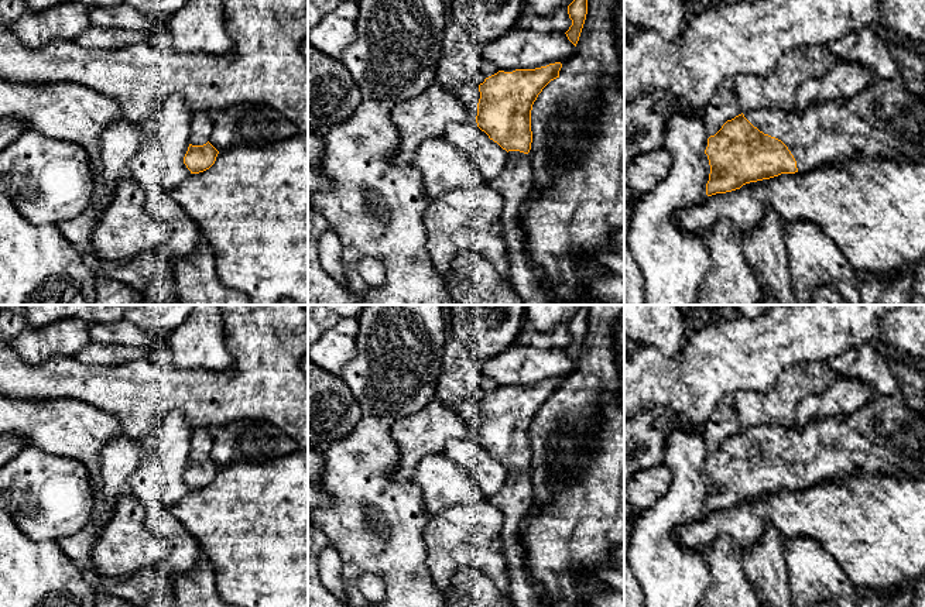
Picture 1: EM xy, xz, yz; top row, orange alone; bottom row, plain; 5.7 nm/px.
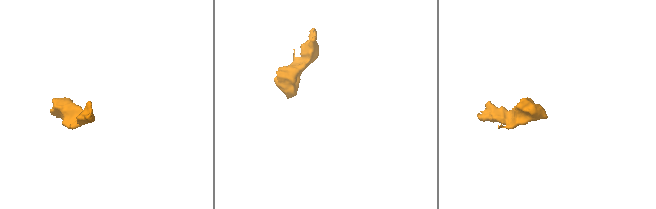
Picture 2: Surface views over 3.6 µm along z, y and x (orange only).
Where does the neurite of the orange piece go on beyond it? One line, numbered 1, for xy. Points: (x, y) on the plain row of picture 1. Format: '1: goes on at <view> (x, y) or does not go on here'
1: goes on at xy (201, 442)

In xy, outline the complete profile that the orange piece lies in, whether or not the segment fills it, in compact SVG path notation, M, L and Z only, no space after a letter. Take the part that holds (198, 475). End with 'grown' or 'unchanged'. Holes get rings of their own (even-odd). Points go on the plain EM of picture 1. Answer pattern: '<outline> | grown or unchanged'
M196 426L191 431L189 440L189 463L184 473L184 480L191 490L199 490L209 486L219 467L209 459L209 452L213 445L210 428Z | grown

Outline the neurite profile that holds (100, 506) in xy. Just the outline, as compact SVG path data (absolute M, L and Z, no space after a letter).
M95 490L95 505L93 510L97 512L97 515L105 515L109 514L110 517L107 518L107 521L113 517L116 504L114 505L109 505L106 498L100 494L99 490Z

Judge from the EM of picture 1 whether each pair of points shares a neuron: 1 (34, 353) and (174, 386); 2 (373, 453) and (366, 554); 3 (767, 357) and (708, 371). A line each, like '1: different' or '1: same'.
1: different
2: same
3: same

